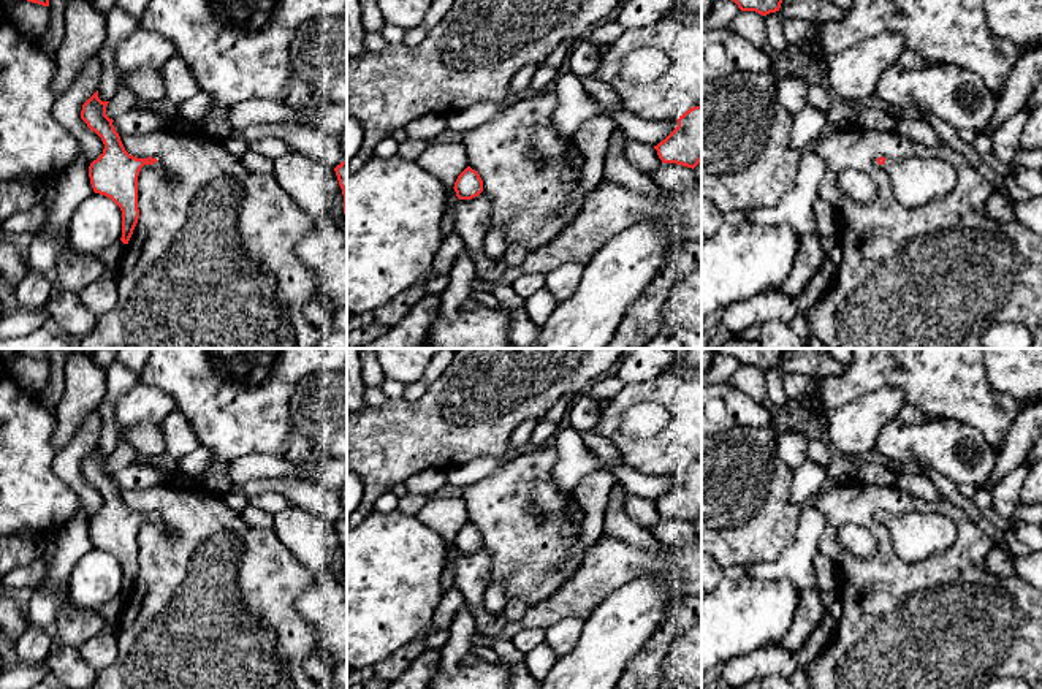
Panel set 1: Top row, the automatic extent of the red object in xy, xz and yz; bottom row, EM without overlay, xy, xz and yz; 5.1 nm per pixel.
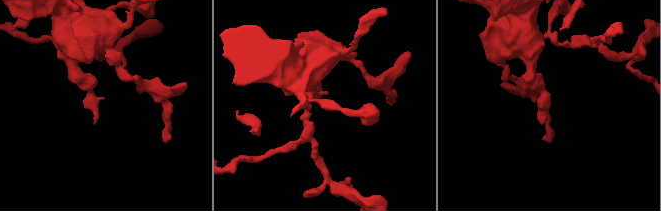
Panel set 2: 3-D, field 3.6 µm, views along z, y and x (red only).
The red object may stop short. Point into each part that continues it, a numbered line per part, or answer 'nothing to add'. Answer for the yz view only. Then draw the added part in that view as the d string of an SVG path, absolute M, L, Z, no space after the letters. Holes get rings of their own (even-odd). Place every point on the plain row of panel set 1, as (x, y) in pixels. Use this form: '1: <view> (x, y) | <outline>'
1: yz (916, 536) | M888 513L882 521L898 558L906 562L925 561L947 550L956 537L953 521L944 513Z

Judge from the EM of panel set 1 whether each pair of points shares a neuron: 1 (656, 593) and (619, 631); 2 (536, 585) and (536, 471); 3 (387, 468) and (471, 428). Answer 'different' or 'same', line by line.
1: same
2: same
3: same

